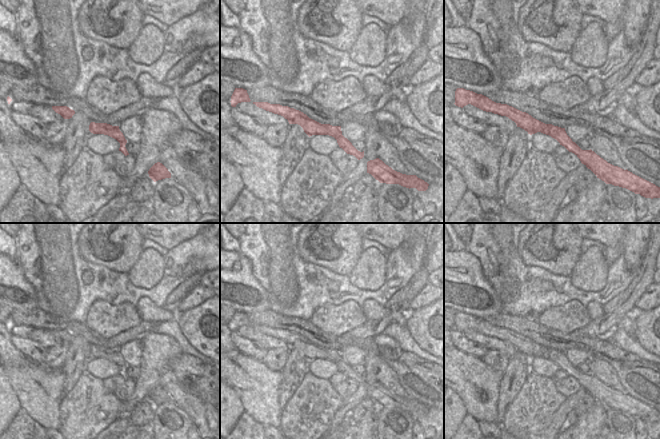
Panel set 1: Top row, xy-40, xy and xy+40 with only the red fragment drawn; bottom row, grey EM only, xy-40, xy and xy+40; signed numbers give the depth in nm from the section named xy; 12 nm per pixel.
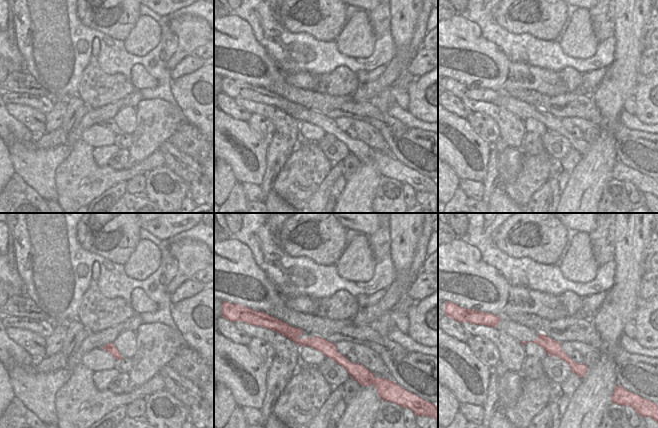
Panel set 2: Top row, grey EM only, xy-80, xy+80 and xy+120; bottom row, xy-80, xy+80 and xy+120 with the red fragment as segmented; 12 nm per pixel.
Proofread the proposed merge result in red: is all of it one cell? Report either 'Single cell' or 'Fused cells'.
Fused cells.

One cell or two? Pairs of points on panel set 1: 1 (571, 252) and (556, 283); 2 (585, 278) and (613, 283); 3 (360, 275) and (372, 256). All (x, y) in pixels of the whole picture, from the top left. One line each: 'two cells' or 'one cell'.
1: two cells
2: two cells
3: one cell

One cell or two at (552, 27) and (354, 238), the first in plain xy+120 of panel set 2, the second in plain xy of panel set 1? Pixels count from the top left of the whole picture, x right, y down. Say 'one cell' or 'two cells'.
one cell

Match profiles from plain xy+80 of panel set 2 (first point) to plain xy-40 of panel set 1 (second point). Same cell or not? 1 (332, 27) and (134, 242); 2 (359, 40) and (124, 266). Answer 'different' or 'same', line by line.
1: same
2: different

